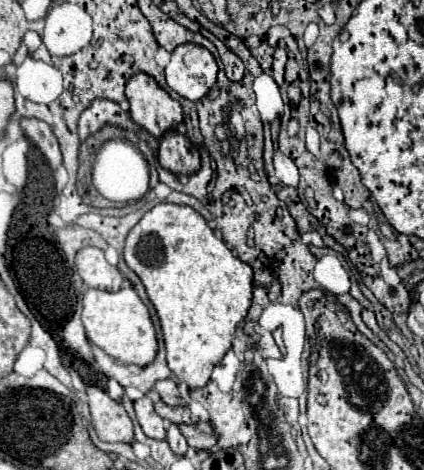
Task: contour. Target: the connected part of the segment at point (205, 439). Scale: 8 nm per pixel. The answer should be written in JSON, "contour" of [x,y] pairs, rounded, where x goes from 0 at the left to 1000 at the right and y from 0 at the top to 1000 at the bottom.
{"contour":[[[429,900],[425,921],[439,930],[443,947],[458,955],[495,955],[509,947],[509,921],[495,900]]]}

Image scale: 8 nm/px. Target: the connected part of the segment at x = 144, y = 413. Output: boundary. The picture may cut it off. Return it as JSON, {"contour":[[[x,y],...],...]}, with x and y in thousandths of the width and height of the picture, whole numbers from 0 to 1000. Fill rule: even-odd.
{"contour":[[[335,845],[335,849],[316,853],[316,870],[321,870],[321,891],[325,891],[330,909],[349,930],[377,934],[377,938],[392,934],[387,891],[363,874],[354,845]]]}

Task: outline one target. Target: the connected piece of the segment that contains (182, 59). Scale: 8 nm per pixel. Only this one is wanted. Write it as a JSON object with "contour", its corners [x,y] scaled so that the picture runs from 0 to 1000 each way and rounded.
{"contour":[[[420,96],[392,138],[392,177],[425,206],[472,215],[509,177],[514,138],[505,117],[476,96]]]}

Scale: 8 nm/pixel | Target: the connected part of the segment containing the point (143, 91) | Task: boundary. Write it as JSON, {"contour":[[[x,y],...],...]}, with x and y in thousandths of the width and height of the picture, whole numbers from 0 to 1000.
{"contour":[[[321,155],[297,177],[297,206],[316,262],[368,296],[429,262],[429,228],[349,155]]]}

